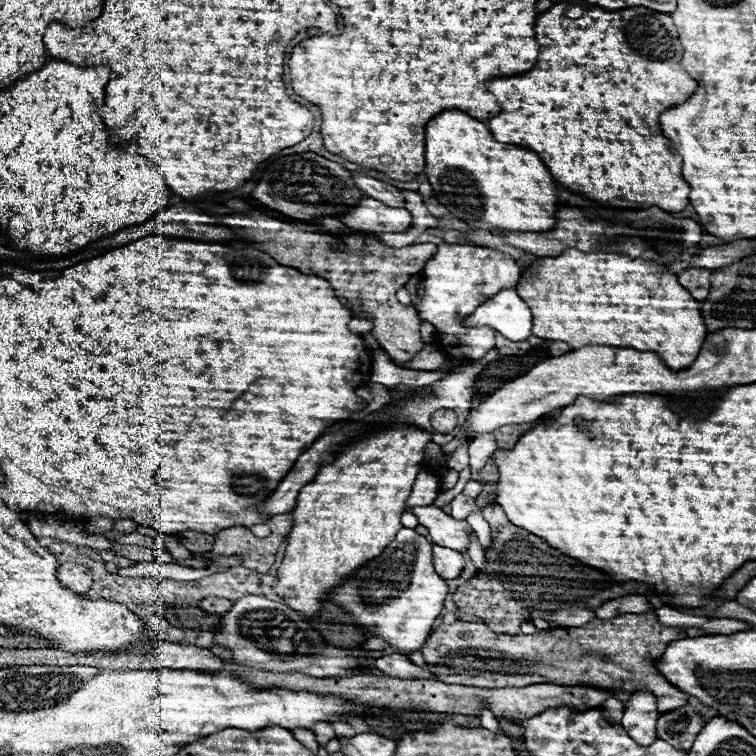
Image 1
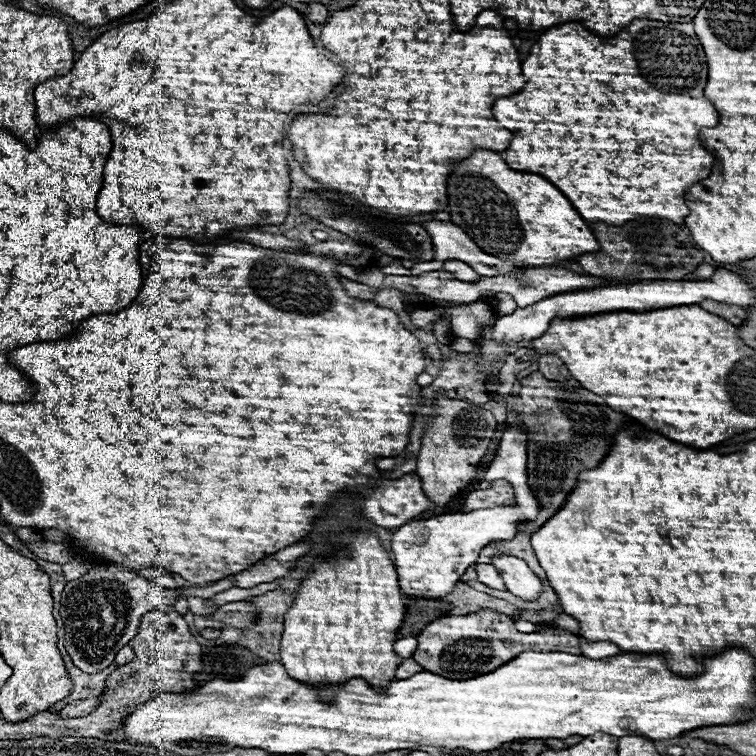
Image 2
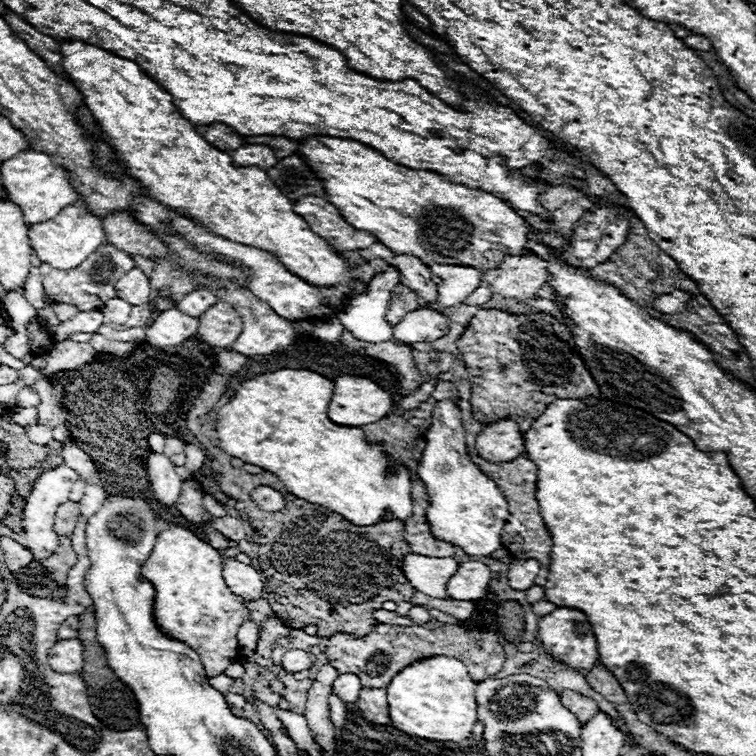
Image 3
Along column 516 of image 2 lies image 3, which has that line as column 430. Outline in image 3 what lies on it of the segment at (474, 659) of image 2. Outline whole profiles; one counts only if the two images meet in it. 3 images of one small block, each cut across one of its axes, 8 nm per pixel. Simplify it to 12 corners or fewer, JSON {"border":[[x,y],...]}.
{"border":[[378,624],[336,632],[328,662],[386,688],[414,660],[454,656],[478,682],[504,664],[492,632]]}

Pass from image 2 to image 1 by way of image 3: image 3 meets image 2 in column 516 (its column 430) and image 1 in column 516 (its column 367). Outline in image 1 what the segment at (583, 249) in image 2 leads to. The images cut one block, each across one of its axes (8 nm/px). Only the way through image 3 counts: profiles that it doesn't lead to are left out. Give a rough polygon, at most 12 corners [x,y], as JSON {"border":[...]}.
{"border":[[444,110],[426,124],[434,196],[472,230],[544,232],[536,152]]}

